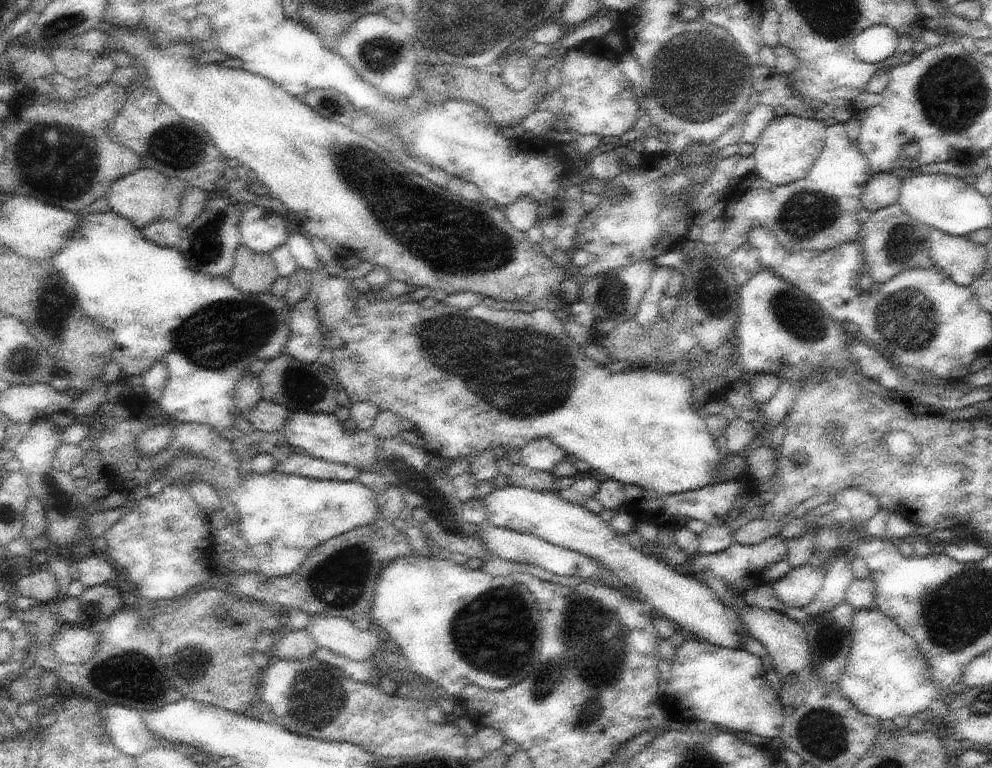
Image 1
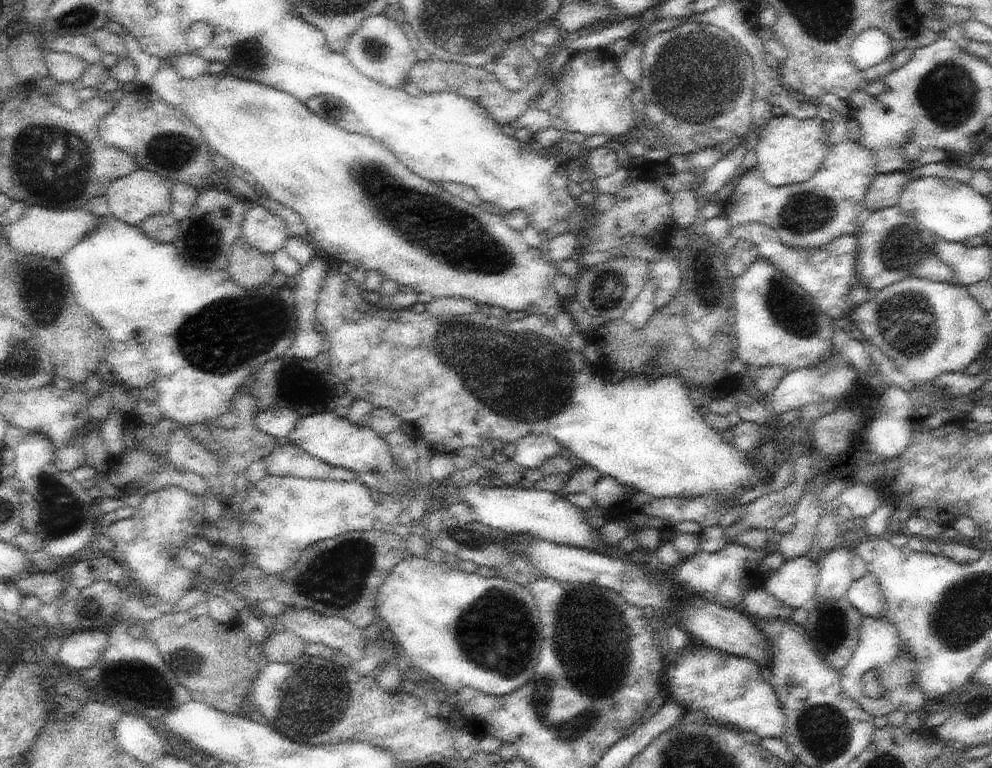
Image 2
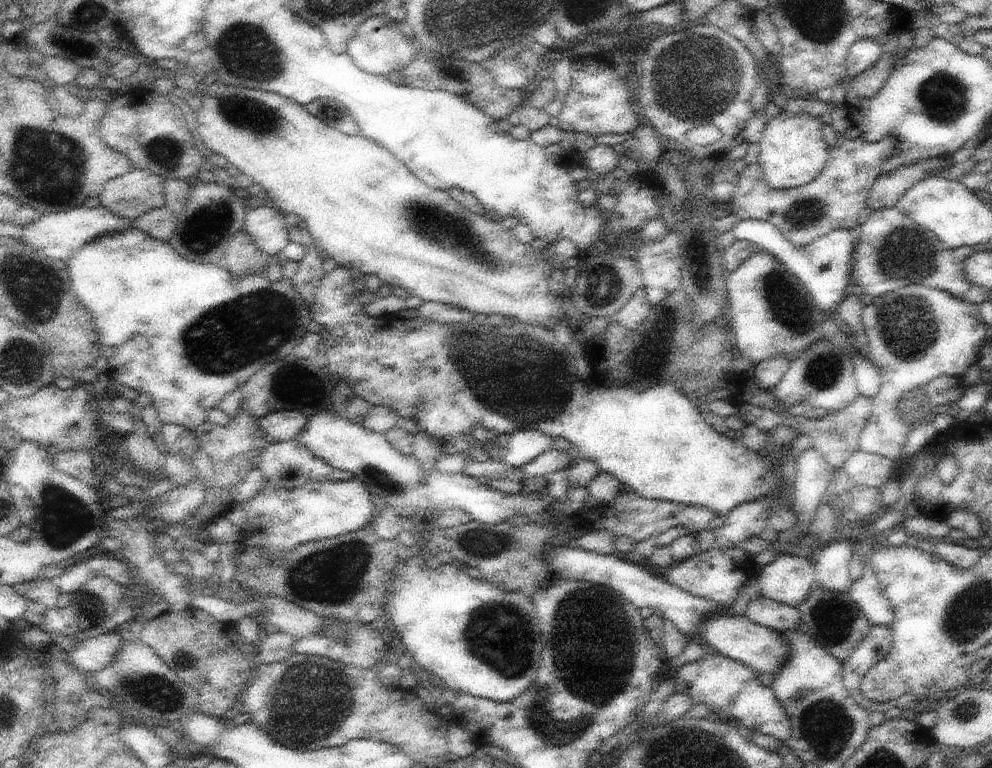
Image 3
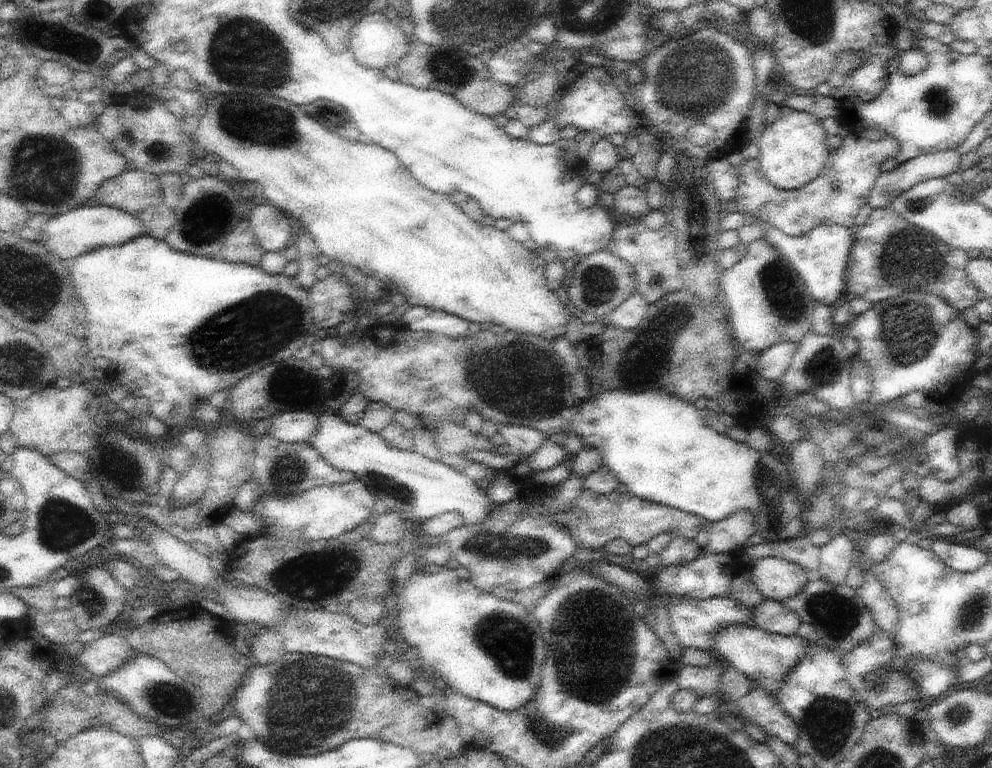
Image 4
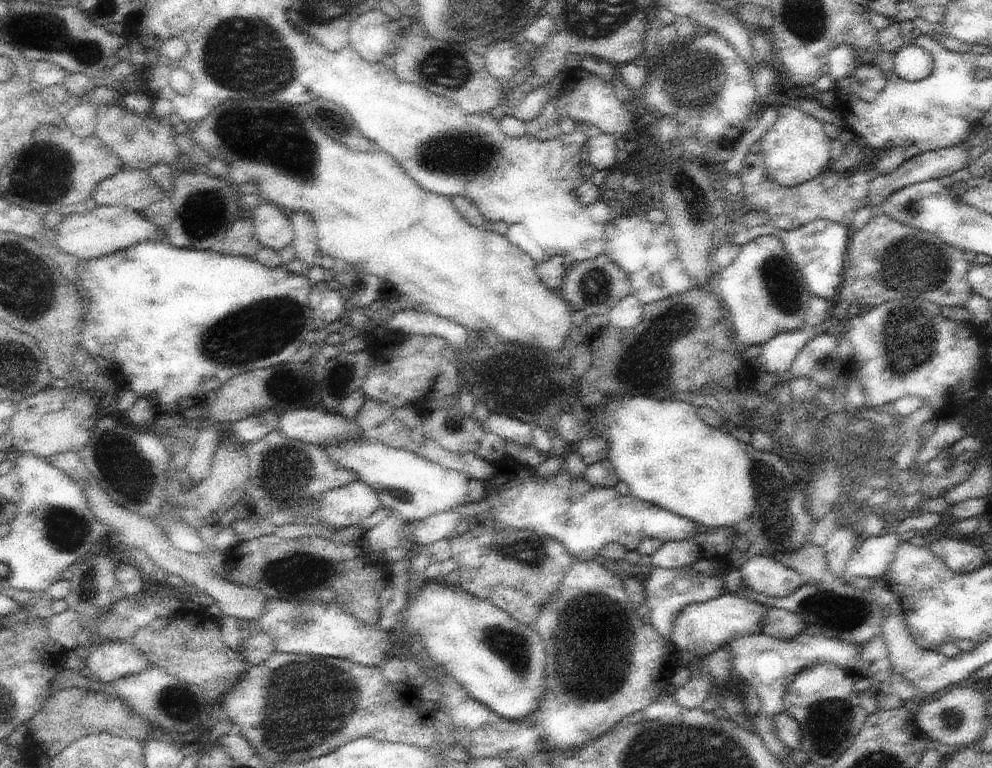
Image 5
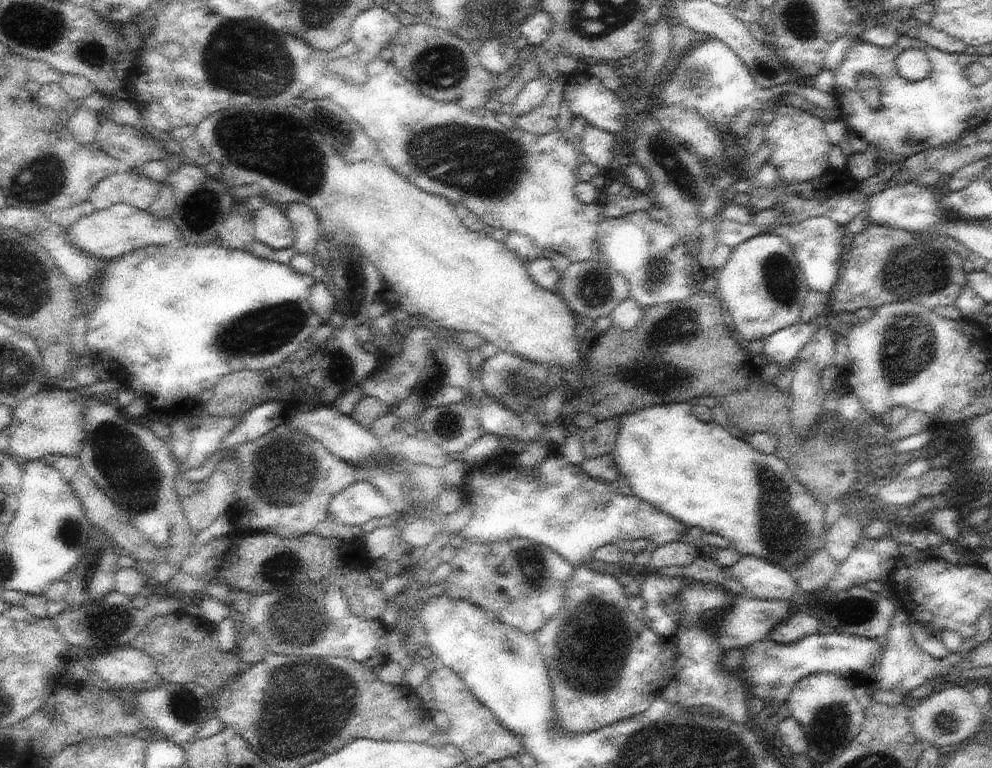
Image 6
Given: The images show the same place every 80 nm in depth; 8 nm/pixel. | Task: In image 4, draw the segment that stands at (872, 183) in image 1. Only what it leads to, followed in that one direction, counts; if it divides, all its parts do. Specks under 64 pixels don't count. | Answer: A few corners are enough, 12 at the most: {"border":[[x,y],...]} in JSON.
{"border":[[952,149],[917,156],[880,173],[867,203],[889,207],[934,177],[959,172]]}

